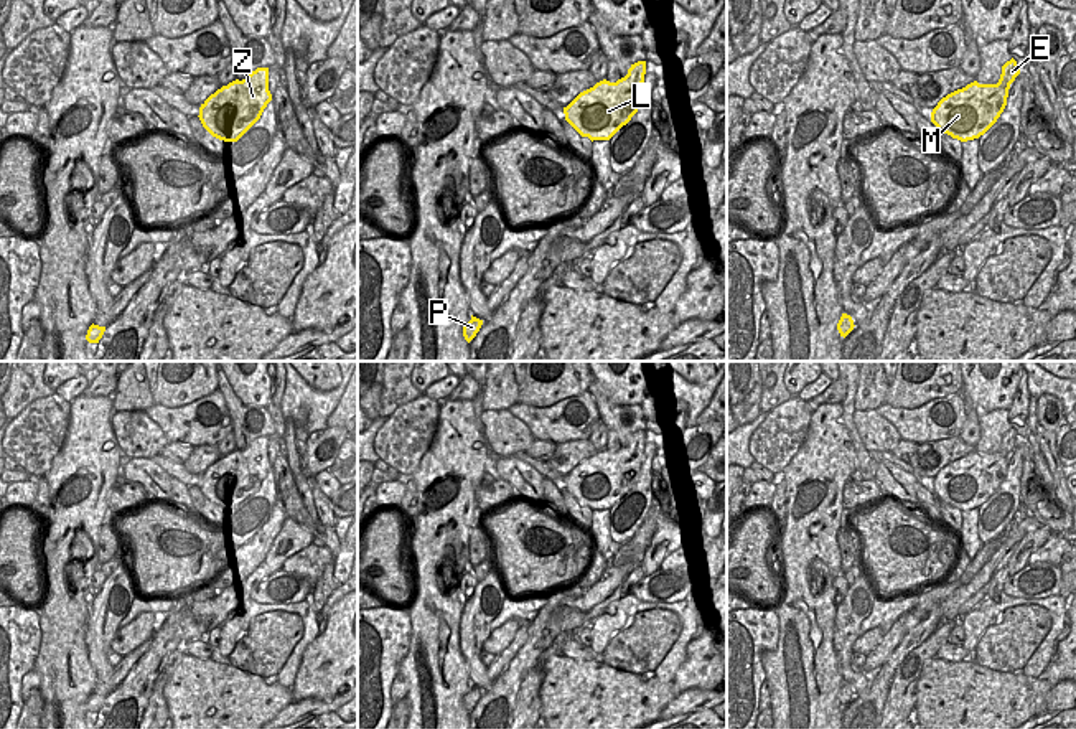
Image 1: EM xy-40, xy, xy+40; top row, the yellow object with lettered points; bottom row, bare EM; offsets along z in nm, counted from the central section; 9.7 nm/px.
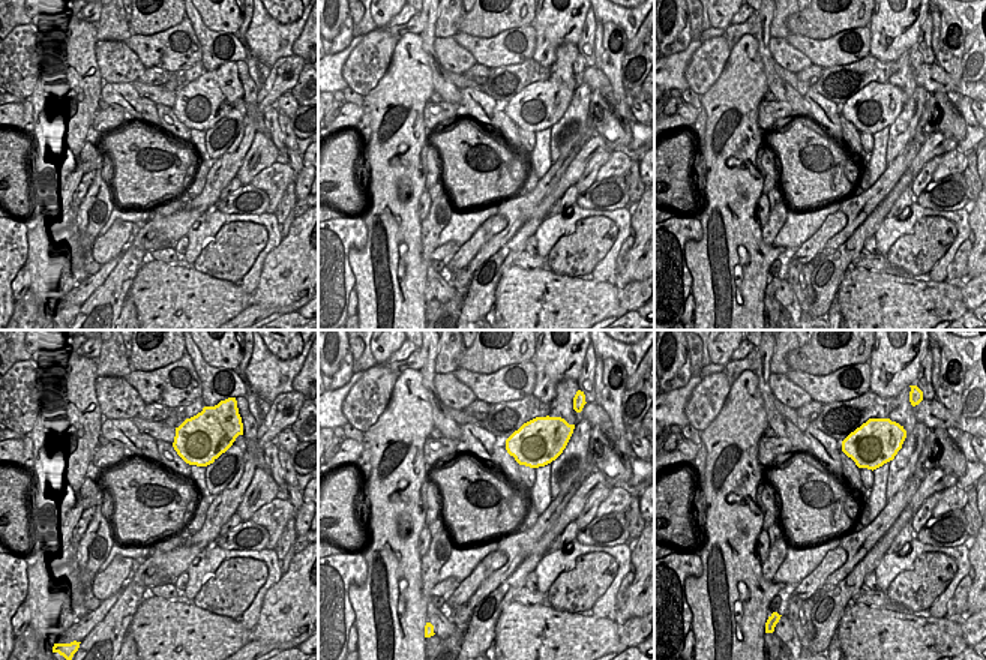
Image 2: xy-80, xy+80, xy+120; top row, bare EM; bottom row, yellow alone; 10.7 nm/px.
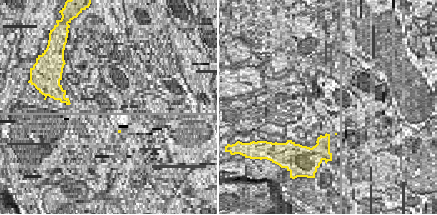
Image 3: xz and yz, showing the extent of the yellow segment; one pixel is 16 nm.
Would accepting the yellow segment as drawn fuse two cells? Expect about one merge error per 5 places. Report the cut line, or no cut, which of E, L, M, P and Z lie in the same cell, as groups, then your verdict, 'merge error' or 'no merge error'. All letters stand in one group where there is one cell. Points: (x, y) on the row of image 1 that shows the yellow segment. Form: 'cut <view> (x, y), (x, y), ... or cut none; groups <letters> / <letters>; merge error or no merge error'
cut none; groups E L M P Z; no merge error

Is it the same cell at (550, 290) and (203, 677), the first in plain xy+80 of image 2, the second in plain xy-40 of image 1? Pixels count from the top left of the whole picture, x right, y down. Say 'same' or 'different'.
same

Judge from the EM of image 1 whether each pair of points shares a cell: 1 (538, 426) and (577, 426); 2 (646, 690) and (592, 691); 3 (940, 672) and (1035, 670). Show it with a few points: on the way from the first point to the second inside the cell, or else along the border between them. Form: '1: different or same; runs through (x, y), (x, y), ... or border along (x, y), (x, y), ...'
1: same; runs through (547, 426), (567, 426)
2: same; runs through (633, 691), (605, 691)
3: different; border along (1022, 672), (1035, 680)

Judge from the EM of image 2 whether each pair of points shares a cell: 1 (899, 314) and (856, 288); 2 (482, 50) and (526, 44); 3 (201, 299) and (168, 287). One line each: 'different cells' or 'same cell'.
1: same cell
2: same cell
3: same cell

